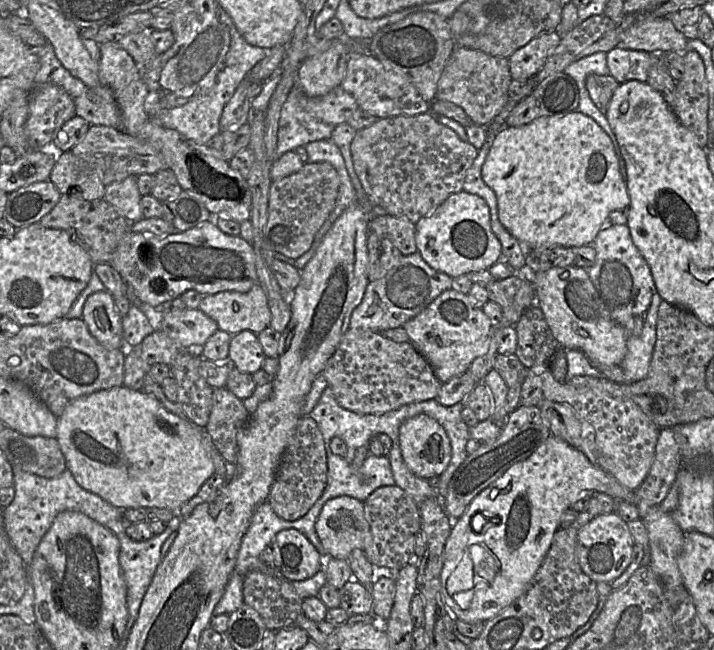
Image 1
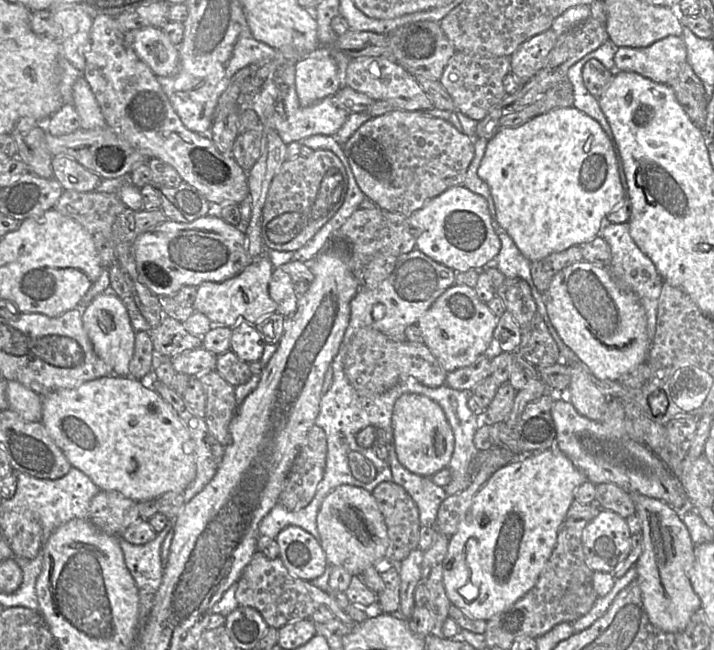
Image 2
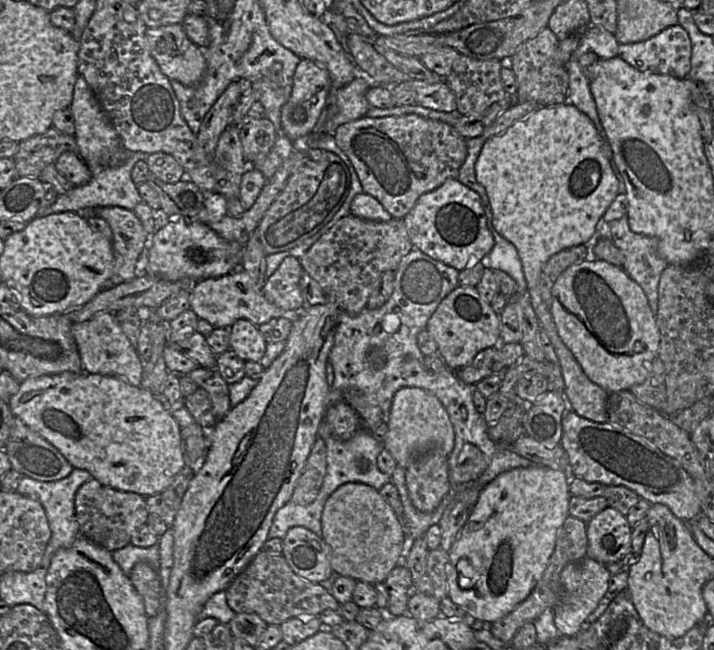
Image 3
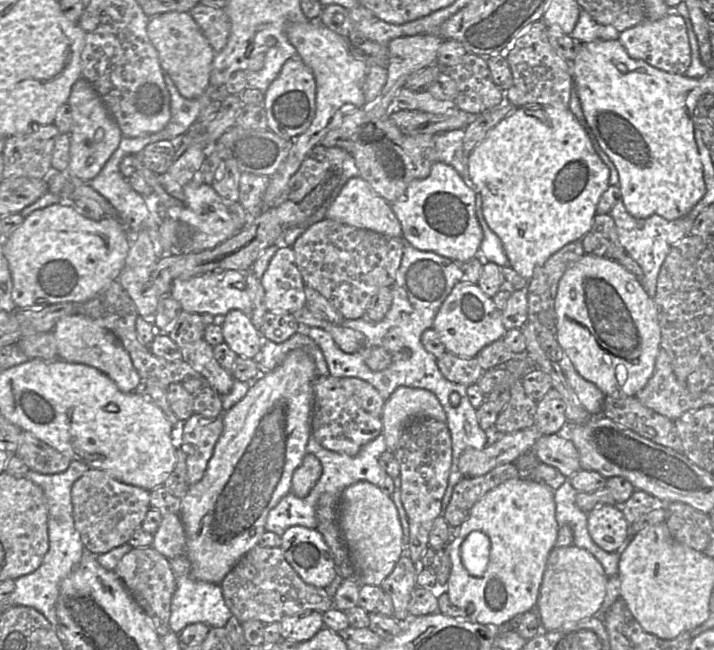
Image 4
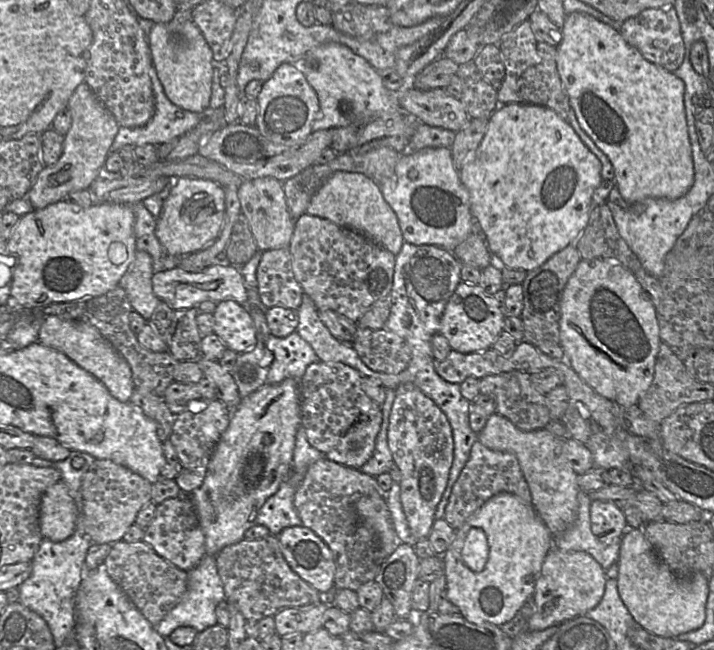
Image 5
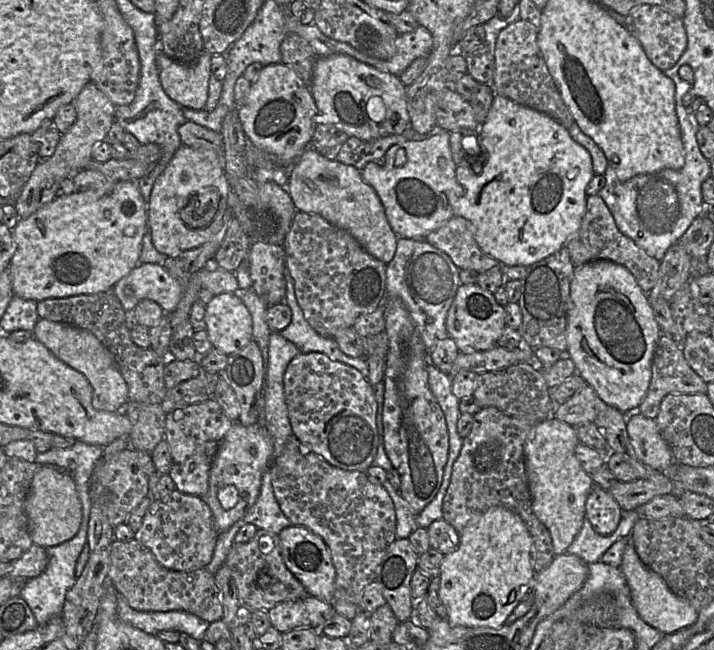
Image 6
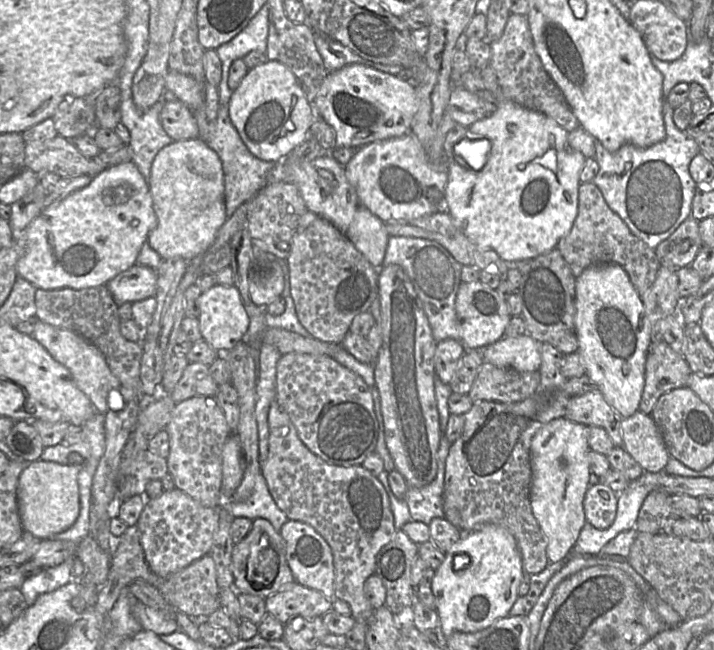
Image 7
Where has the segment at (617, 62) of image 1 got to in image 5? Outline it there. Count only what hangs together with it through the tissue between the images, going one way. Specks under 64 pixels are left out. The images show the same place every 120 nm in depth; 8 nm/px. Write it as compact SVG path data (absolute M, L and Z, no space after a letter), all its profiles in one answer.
M674 7L643 10L637 16L622 22L621 35L629 45L639 50L646 60L670 72L677 70L683 63L685 45L680 21Z

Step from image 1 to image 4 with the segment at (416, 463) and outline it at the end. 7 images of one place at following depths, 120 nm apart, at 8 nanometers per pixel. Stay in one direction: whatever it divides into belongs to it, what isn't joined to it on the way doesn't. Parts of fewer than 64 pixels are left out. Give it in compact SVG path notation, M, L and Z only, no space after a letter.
M398 387L385 401L381 414L382 434L388 451L394 453L406 425L421 418L447 421L434 393L421 388Z

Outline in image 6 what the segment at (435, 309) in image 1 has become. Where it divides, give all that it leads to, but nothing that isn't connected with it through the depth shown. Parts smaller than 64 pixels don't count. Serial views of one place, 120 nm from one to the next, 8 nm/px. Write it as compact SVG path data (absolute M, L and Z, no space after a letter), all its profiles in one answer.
M477 283L461 284L448 310L446 329L460 352L470 353L488 350L495 345L506 326L504 307L497 303L494 295Z

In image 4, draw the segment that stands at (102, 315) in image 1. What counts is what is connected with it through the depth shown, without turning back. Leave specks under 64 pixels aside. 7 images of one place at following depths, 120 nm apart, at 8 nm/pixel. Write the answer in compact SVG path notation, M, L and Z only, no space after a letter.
M74 314L58 320L52 332L56 339L59 358L100 370L112 379L123 393L136 390L141 377L133 366L129 353L109 329L86 315Z

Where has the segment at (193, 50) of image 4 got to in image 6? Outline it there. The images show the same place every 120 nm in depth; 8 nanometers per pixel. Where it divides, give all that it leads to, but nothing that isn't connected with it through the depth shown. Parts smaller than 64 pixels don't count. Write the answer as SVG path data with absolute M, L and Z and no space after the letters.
M203 50L192 65L182 65L157 51L156 65L164 92L182 107L203 110L209 93L212 55Z

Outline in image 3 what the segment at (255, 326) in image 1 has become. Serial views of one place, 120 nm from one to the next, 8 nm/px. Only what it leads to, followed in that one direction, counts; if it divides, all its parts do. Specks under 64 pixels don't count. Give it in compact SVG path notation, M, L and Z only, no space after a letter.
M238 269L218 278L207 278L195 282L190 288L190 309L199 319L207 320L214 328L229 328L239 319L247 319L257 327L272 318L285 318L291 323L300 317L300 310L283 310L270 303L257 287L255 281L244 270Z

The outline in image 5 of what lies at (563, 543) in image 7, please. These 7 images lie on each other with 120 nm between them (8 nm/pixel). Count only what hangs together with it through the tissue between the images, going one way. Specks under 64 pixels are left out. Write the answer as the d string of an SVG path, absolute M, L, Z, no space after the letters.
M498 413L488 416L487 423L478 434L478 440L494 451L513 453L520 464L532 496L532 505L552 535L563 534L573 525L578 515L577 495L580 487L578 475L565 462L561 453L563 439L545 428L522 431Z

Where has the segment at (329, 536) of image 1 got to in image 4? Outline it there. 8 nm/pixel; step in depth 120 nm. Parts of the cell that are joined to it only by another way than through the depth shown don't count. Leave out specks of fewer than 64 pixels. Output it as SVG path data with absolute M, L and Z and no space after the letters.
M359 481L340 494L339 528L361 585L380 586L393 571L403 550L403 530L398 510L378 485Z

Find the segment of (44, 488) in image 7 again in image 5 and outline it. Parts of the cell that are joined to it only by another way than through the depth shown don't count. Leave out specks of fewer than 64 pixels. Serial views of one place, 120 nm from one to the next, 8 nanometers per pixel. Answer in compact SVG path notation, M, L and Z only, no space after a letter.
M58 481L43 494L39 510L39 525L43 539L62 542L75 531L77 507L68 486Z

